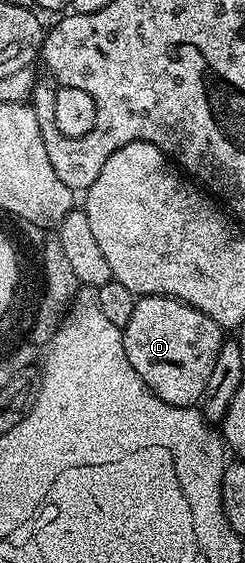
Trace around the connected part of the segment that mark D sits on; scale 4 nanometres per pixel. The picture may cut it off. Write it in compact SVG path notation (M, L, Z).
M173 296L140 297L135 311L131 314L131 322L127 322L123 330L123 346L127 350L131 366L135 366L135 374L143 378L145 385L160 400L180 408L196 405L204 396L207 382L211 378L211 370L215 370L222 343L223 329L211 317L195 310L190 304L184 304L182 300L176 300Z

